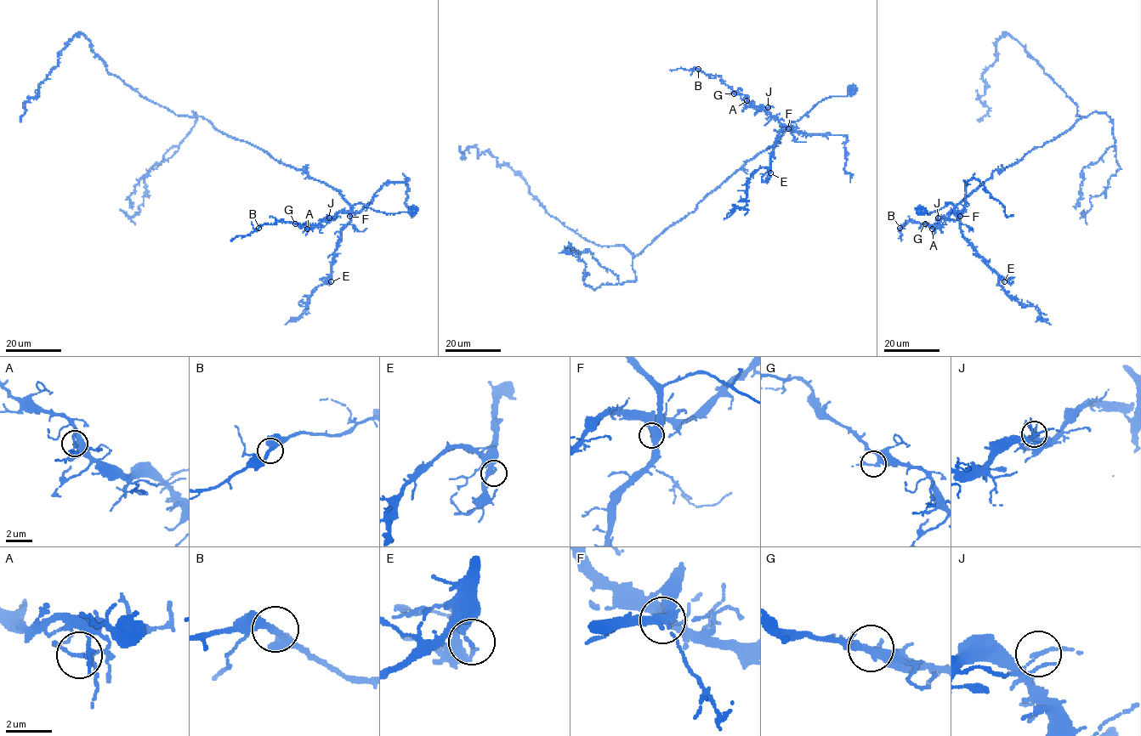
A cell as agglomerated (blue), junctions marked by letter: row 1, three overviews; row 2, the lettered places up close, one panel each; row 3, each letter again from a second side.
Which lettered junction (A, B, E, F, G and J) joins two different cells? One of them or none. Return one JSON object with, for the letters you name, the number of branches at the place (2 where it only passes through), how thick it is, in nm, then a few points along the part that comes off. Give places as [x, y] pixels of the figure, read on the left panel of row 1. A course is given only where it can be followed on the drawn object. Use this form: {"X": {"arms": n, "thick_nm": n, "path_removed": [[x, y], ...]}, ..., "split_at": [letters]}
{"F": {"arms": 2, "thick_nm": 130, "path_removed": [[349, 217], [355, 214], [340, 212], [315, 225], [280, 220], [263, 224], [231, 240]]}, "split_at": ["F"]}

